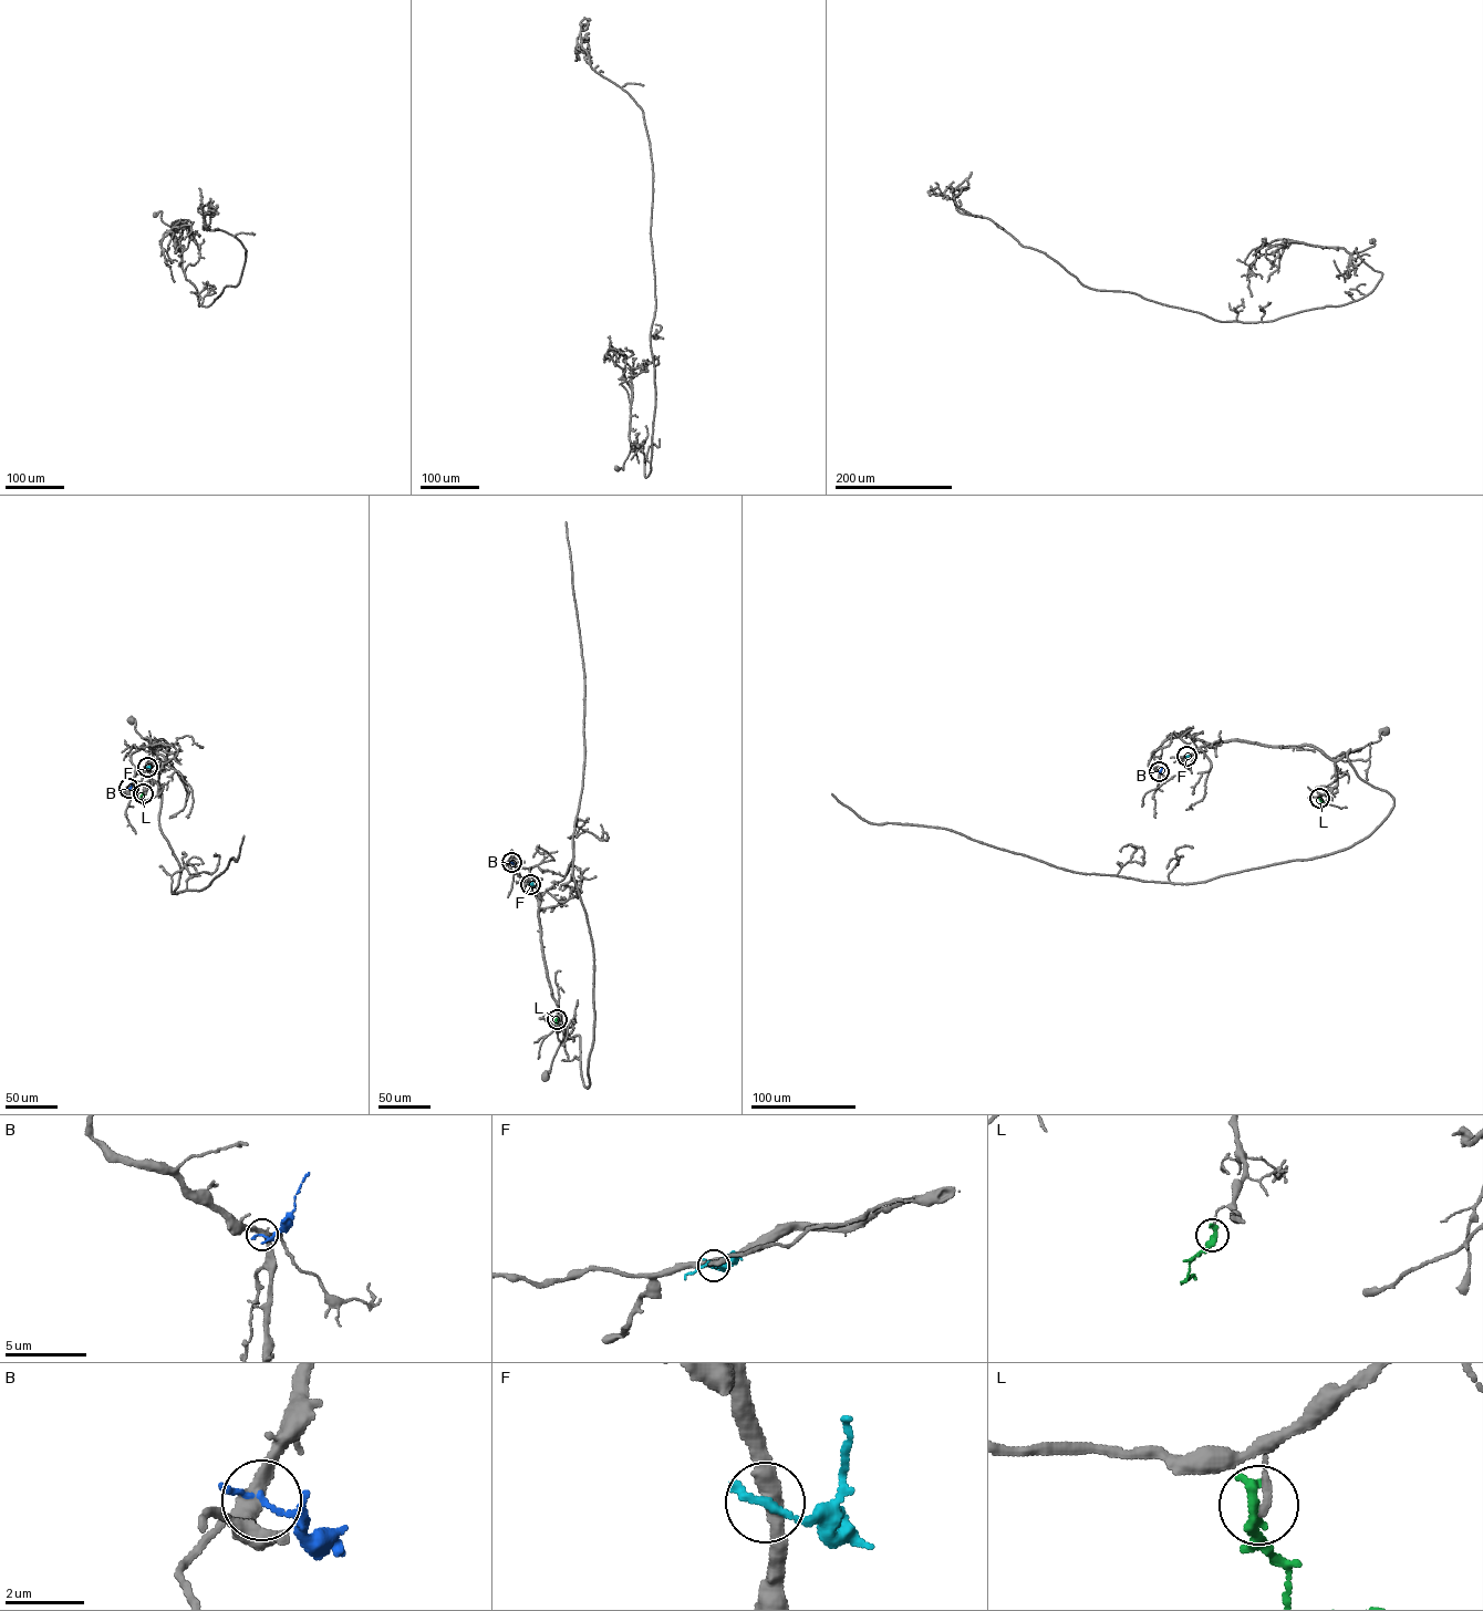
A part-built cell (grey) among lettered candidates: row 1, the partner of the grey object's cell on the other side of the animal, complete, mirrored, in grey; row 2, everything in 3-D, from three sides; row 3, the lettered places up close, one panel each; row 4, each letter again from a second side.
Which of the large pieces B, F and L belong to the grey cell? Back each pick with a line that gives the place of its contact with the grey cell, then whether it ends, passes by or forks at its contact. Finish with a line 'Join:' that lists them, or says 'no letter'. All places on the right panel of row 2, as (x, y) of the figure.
Join: no letter

